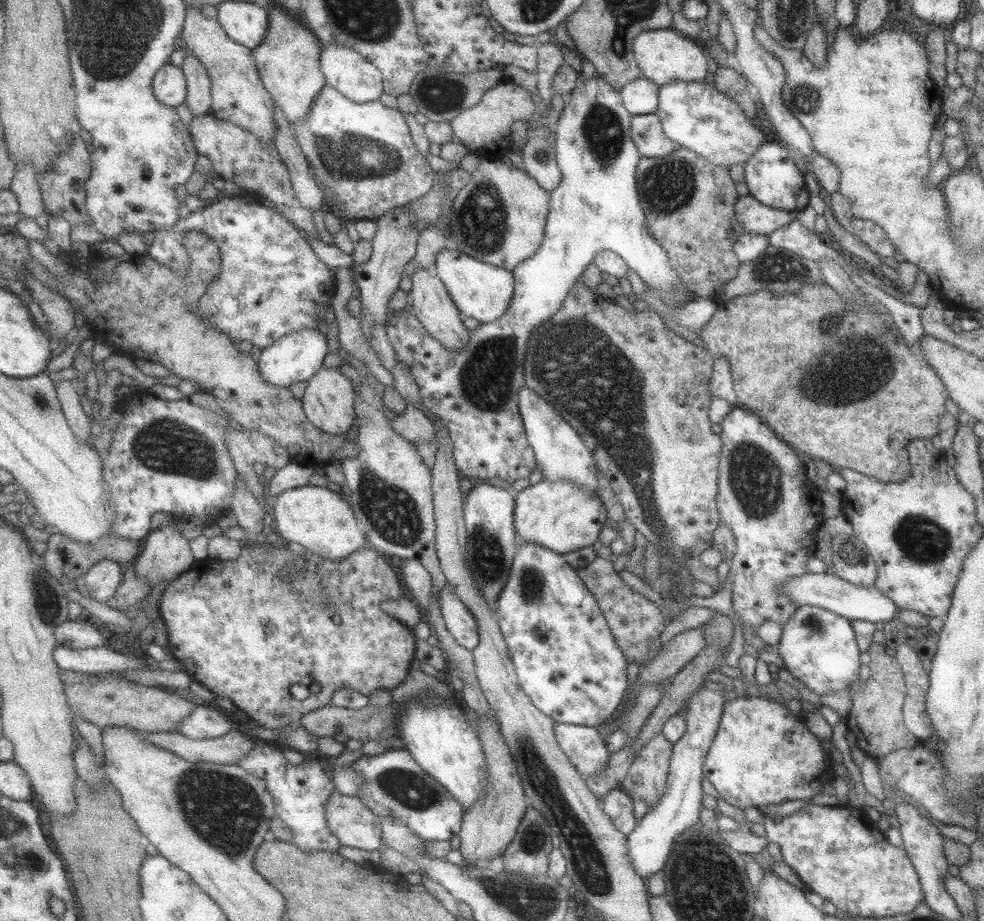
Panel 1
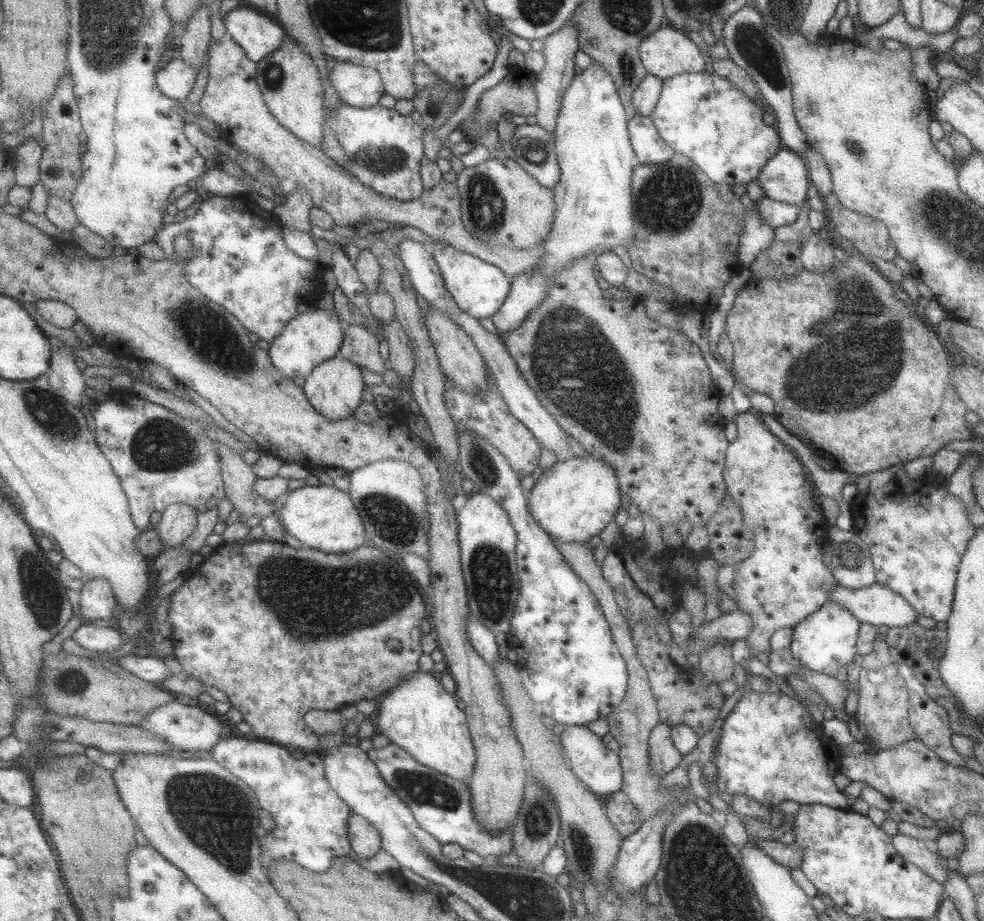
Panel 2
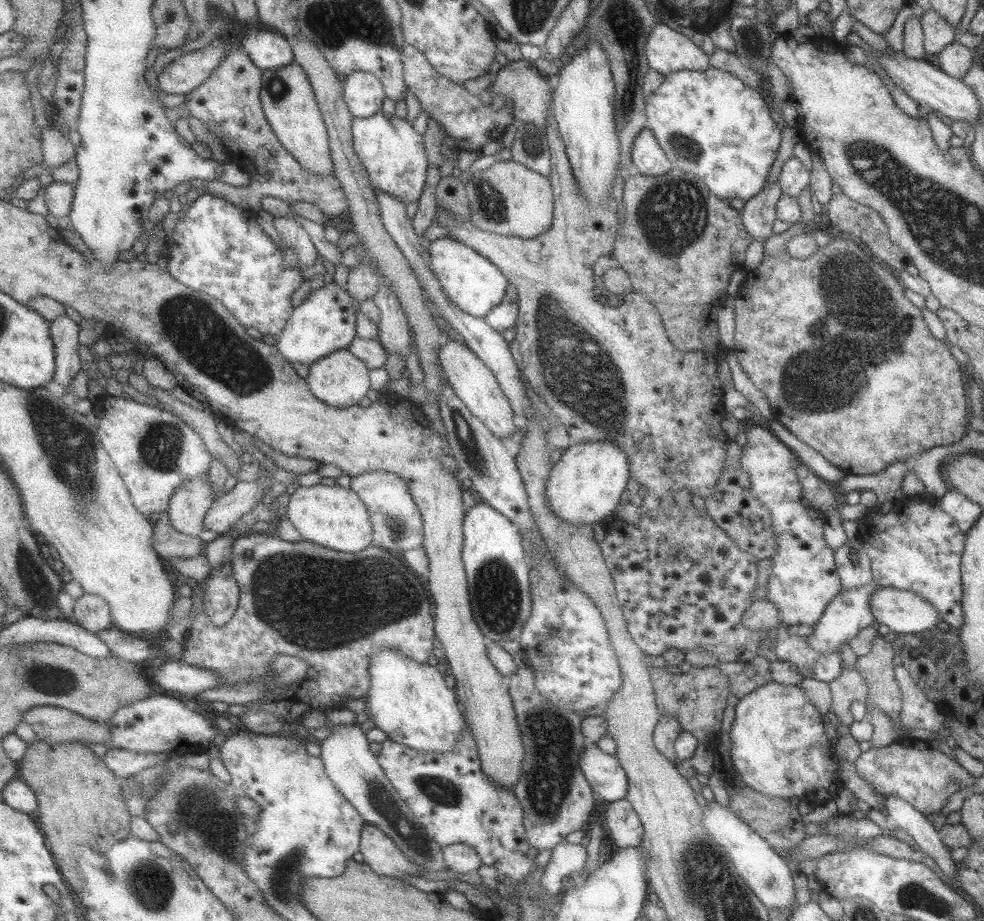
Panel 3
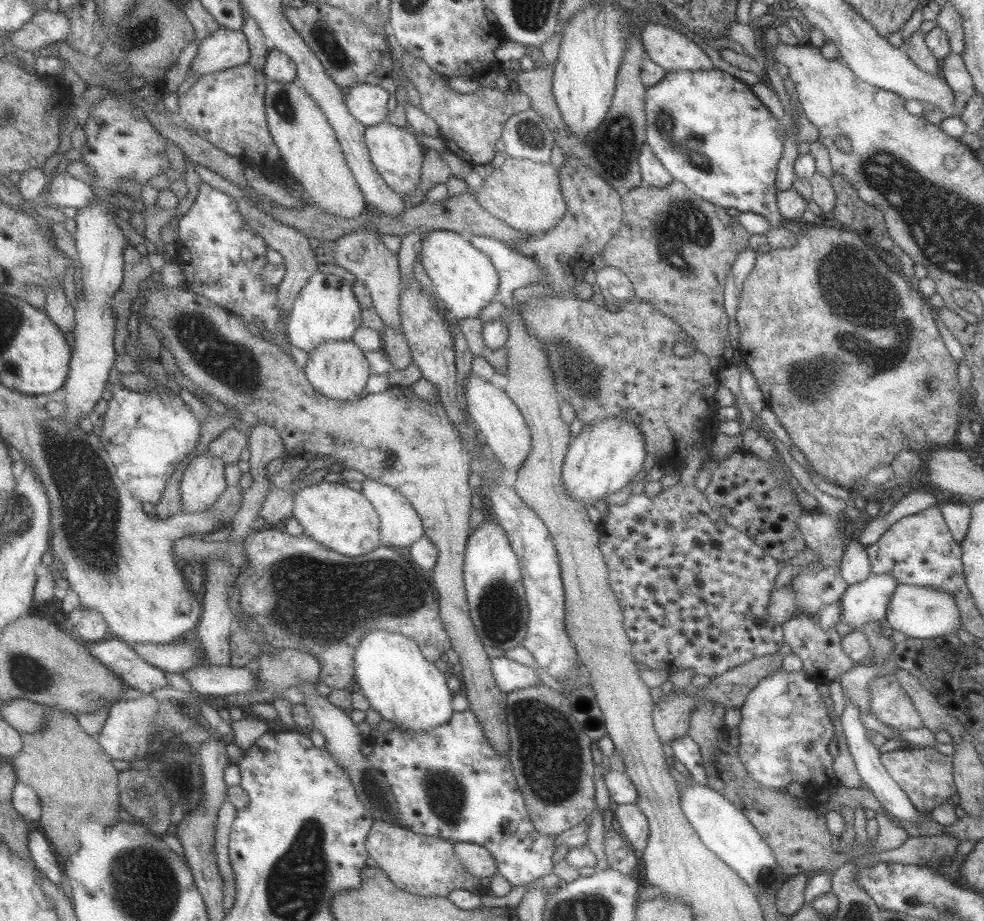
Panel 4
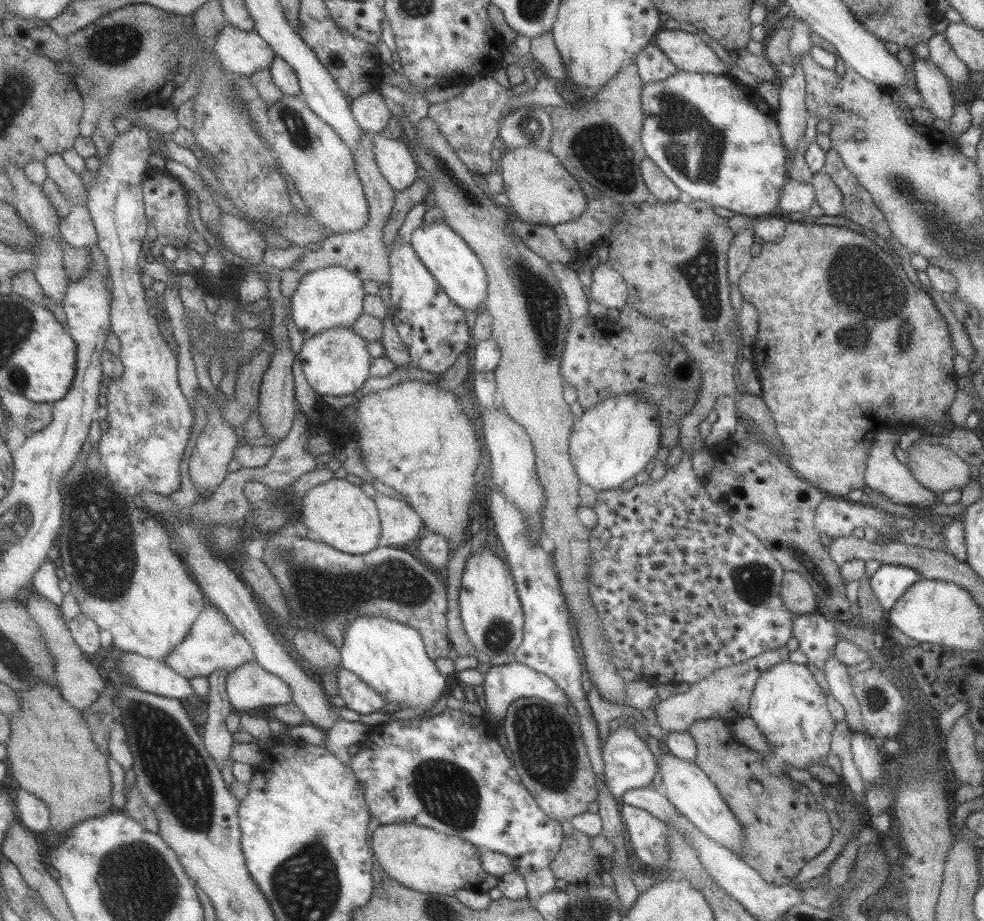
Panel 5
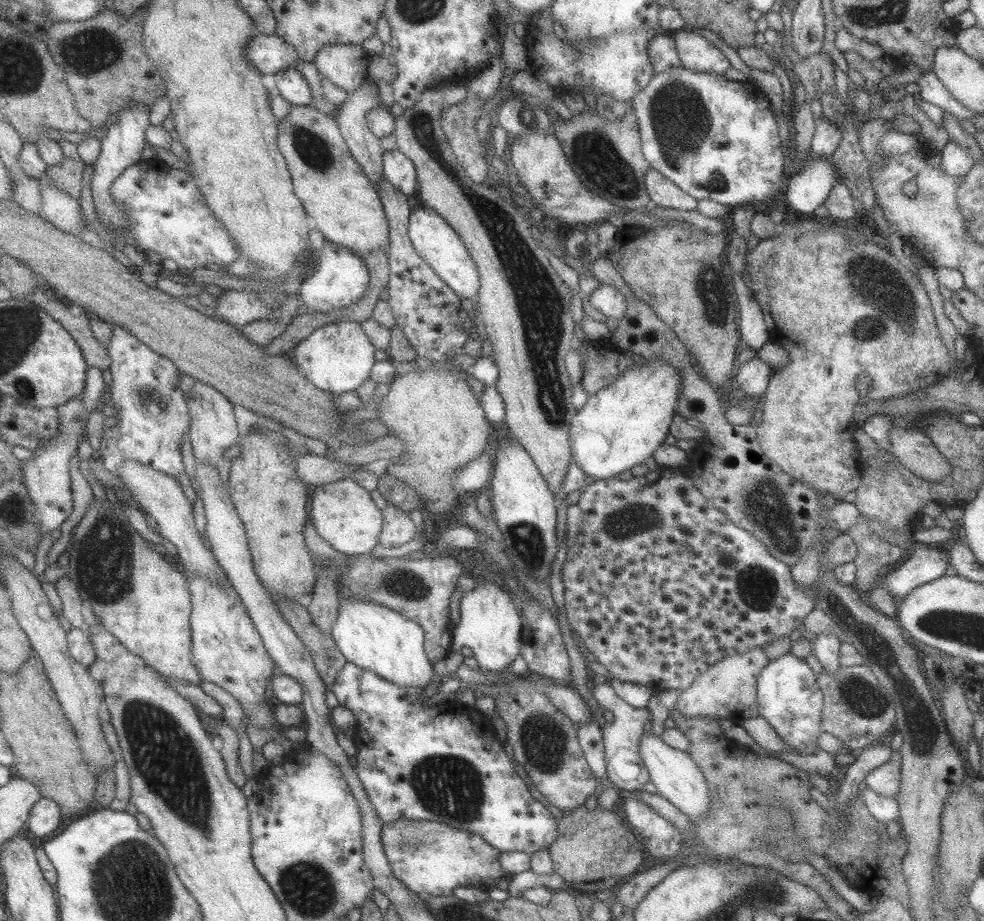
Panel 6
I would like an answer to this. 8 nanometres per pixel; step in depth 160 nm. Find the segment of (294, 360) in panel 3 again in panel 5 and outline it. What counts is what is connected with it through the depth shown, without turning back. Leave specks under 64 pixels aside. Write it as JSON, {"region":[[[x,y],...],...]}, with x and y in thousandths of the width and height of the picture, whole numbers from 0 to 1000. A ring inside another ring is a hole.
{"region":[[[345,288],[322,291],[305,302],[293,326],[296,330],[294,343],[308,368],[336,356],[358,357],[358,353],[368,340],[370,319],[368,303],[353,291]]]}

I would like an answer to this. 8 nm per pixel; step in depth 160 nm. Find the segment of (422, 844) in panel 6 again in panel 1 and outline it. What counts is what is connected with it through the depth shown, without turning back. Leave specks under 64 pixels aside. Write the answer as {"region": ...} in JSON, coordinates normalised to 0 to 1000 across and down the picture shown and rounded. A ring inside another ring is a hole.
{"region":[[[338,857],[332,865],[330,873],[331,898],[342,909],[345,916],[365,921],[365,923],[383,923],[388,916],[388,901],[386,890],[379,885],[364,865],[347,862]]]}

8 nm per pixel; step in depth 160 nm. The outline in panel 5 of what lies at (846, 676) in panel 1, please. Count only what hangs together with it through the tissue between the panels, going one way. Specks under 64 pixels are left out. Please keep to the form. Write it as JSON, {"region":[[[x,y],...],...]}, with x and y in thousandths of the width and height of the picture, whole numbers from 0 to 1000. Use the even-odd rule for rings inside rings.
{"region":[[[908,612],[894,613],[882,628],[883,637],[893,654],[893,659],[900,666],[910,657],[918,643],[934,629],[935,624],[930,619]]]}

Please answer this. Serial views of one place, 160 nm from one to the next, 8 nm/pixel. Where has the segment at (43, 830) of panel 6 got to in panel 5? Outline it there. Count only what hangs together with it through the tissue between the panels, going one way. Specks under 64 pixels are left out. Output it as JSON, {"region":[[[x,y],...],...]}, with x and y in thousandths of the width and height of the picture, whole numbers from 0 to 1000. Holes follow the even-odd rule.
{"region":[[[18,857],[14,863],[17,890],[32,903],[48,901],[51,897],[51,877],[47,871],[23,857]]]}

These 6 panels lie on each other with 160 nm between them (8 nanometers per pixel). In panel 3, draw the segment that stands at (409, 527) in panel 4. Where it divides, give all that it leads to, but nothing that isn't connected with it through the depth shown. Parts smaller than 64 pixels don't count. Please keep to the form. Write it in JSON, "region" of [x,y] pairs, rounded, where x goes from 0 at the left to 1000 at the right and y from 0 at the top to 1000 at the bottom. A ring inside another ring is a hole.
{"region":[[[395,511],[375,512],[356,518],[355,529],[371,548],[379,574],[379,593],[395,599],[410,599],[429,594],[429,565],[424,548],[410,520]]]}

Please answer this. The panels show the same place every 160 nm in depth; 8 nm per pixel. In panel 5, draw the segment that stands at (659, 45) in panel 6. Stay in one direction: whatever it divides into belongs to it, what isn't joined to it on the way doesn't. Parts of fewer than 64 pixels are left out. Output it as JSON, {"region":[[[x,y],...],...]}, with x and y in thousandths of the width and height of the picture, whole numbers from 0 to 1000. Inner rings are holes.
{"region":[[[661,46],[644,62],[643,67],[647,74],[649,86],[654,91],[677,87],[687,80],[688,75],[678,64],[676,58]]]}

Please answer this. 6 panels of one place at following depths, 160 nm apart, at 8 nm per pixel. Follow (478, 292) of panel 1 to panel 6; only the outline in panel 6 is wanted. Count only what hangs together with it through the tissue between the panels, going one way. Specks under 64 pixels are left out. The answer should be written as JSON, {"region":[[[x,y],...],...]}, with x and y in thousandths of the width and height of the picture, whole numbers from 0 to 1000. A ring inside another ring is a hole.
{"region":[[[432,224],[418,229],[414,254],[422,274],[467,325],[483,326],[488,309],[487,296],[471,262],[449,235]]]}

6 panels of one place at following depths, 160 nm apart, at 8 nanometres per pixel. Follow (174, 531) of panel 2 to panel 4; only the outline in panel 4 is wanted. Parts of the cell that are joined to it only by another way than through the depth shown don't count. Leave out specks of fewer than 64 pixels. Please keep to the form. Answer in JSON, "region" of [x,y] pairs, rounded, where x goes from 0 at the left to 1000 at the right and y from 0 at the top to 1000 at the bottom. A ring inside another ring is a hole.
{"region":[[[211,491],[192,499],[181,523],[184,554],[194,557],[204,556],[217,547],[232,528],[227,518],[228,506],[222,495],[215,495]]]}

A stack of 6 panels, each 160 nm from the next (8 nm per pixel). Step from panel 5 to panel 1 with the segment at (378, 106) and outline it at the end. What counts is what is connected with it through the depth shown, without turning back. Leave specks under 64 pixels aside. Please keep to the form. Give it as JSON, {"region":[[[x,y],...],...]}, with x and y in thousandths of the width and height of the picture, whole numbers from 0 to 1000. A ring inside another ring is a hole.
{"region":[[[349,49],[326,51],[324,75],[332,93],[357,111],[378,111],[388,101],[385,76],[361,54],[349,52]]]}

